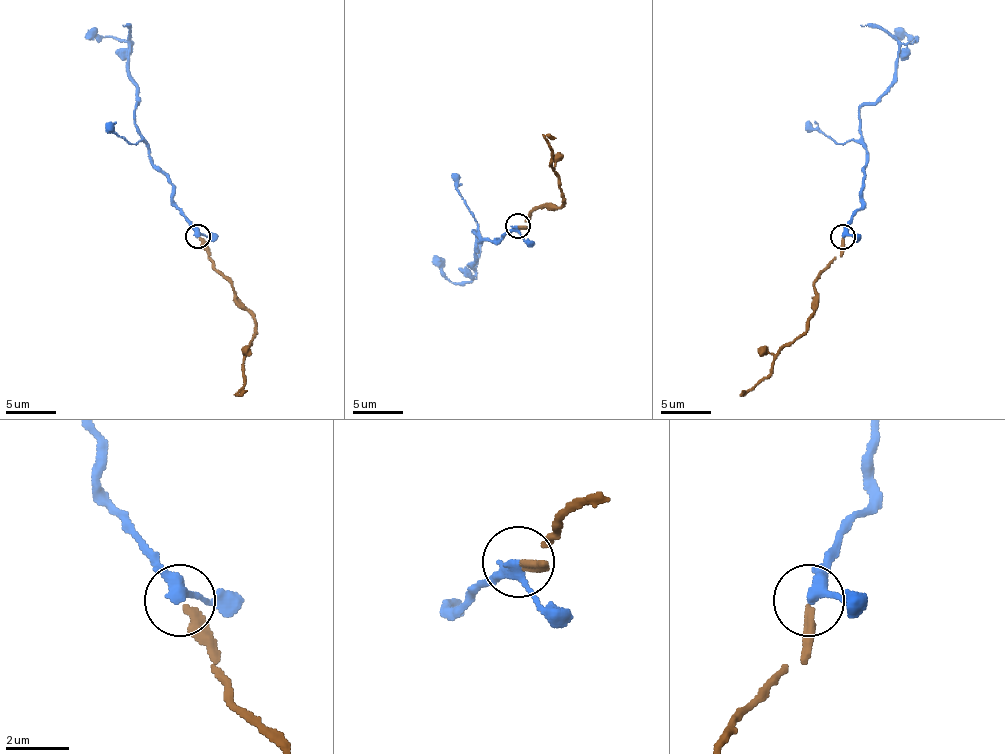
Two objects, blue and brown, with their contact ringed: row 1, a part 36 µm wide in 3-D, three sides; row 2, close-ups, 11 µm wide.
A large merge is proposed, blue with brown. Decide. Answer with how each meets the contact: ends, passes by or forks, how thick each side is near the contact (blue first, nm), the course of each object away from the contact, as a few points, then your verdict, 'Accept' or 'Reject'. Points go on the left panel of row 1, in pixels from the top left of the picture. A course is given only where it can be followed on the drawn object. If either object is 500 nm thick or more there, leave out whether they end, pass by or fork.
At the ring blue passes by. At the ring brown ends. Thickness 320 nm (blue) against 300 nm. Course of blue: (198, 237), (174, 204), (171, 182), (149, 157), (149, 144), (136, 124), (139, 99), (127, 41), (88, 29). Course of brown: (198, 237), (215, 269), (231, 284), (234, 299), (252, 317), (256, 329), (245, 357), (240, 390), (234, 395). Accept

